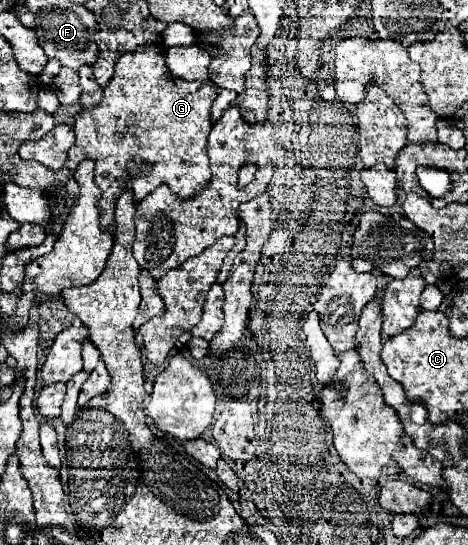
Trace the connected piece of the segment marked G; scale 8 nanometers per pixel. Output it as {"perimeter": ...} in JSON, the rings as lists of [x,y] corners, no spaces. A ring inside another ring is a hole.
{"perimeter":[[[149,45],[139,47],[135,53],[123,53],[115,65],[115,76],[103,91],[103,101],[91,113],[79,113],[75,117],[75,145],[67,151],[67,167],[75,173],[75,167],[91,159],[95,161],[95,183],[101,189],[99,209],[101,209],[101,227],[109,233],[115,231],[115,201],[123,191],[131,191],[133,199],[139,203],[157,187],[167,185],[181,201],[195,197],[211,183],[211,169],[207,159],[207,137],[211,131],[211,103],[217,97],[215,85],[209,83],[187,83],[183,79],[171,77],[171,71],[165,65],[165,47]]]}

